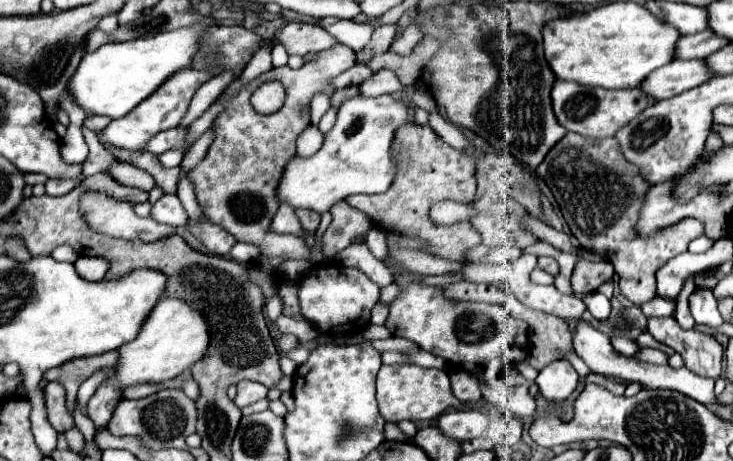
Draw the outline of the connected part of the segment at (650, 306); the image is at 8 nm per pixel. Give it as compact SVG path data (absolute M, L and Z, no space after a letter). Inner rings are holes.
M654 297L652 301L648 301L648 303L642 305L642 311L644 311L646 317L664 317L664 315L674 315L676 305L672 301Z

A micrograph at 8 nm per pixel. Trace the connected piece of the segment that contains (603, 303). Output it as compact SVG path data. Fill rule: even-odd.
M594 291L594 293L588 293L586 295L586 309L590 311L590 315L596 319L596 321L600 321L600 323L606 323L608 321L608 313L598 313L598 307L610 307L610 301L602 295L602 293L598 293L598 291Z

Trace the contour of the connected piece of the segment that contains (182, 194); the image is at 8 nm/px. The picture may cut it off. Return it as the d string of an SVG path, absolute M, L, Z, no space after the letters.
M182 173L180 183L178 183L178 197L180 197L180 201L182 201L182 205L184 205L184 209L186 209L186 213L188 213L190 219L198 219L202 215L202 211L200 211L200 207L196 203L196 197L194 197L194 187L186 179L184 173Z

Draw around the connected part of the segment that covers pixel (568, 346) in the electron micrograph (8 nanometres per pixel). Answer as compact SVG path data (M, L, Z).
M534 309L526 311L528 319L532 319L532 351L526 359L530 367L536 371L544 369L544 365L552 363L554 359L560 359L560 351L572 351L572 333L568 329L568 321L556 315L540 313Z

